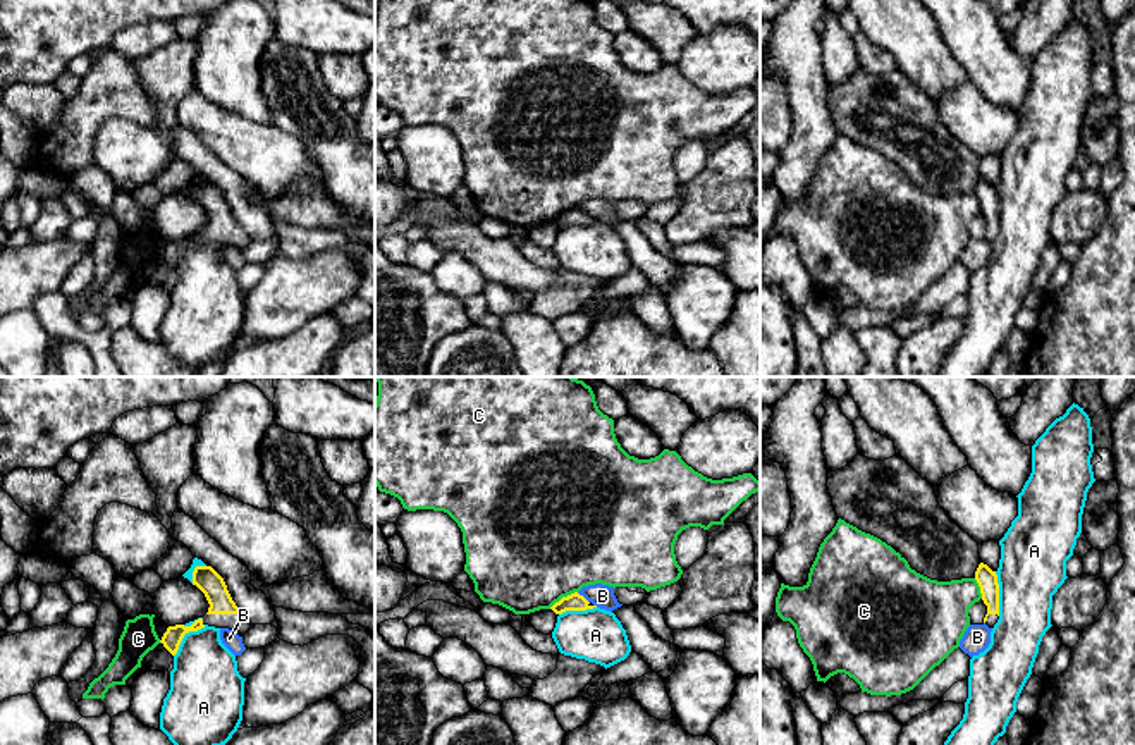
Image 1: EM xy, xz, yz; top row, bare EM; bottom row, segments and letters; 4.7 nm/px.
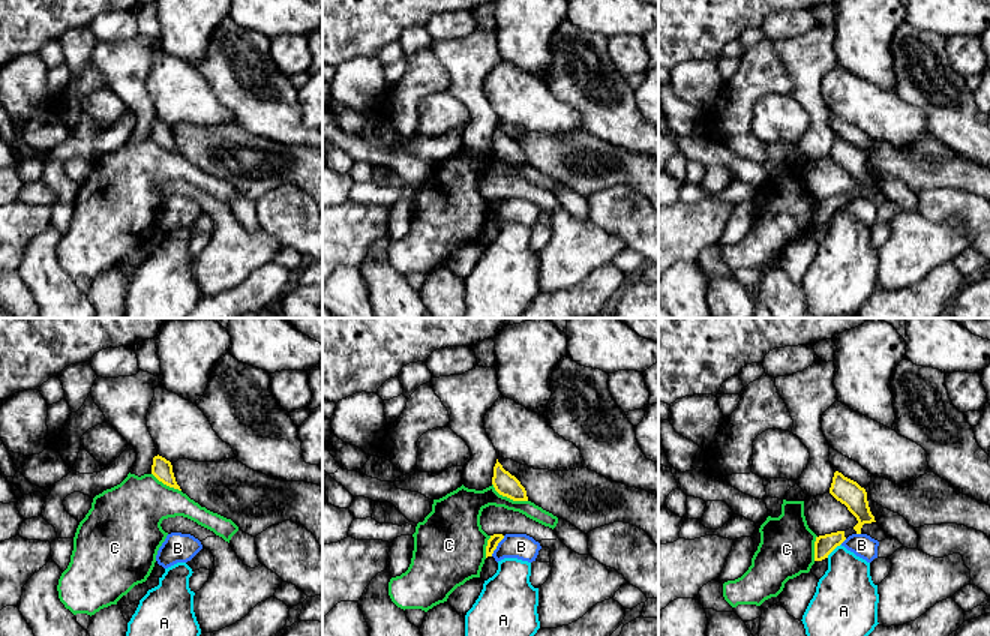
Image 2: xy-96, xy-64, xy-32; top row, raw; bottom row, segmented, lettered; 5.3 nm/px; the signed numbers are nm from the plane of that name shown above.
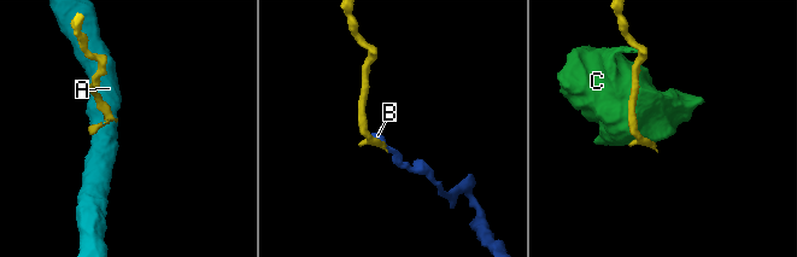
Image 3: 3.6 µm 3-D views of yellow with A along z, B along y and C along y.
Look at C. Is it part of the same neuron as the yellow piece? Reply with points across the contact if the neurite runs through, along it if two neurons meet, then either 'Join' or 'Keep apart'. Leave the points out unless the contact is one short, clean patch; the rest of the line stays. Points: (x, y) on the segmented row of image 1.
Keep apart

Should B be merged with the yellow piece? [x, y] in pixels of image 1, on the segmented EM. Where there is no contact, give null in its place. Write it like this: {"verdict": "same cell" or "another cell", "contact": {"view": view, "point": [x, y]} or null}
{"verdict": "another cell", "contact": {"view": "xz", "point": [583, 597]}}

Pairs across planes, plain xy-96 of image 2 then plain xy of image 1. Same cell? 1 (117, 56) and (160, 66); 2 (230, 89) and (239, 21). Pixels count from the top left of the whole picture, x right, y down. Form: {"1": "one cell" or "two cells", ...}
{"1": "one cell", "2": "two cells"}

